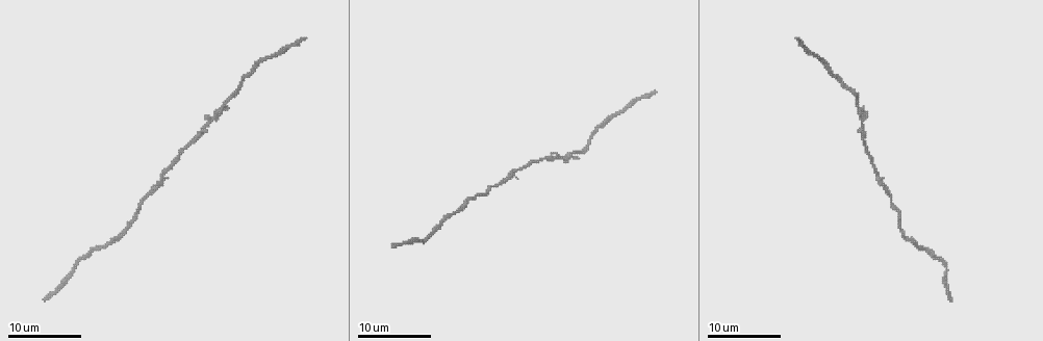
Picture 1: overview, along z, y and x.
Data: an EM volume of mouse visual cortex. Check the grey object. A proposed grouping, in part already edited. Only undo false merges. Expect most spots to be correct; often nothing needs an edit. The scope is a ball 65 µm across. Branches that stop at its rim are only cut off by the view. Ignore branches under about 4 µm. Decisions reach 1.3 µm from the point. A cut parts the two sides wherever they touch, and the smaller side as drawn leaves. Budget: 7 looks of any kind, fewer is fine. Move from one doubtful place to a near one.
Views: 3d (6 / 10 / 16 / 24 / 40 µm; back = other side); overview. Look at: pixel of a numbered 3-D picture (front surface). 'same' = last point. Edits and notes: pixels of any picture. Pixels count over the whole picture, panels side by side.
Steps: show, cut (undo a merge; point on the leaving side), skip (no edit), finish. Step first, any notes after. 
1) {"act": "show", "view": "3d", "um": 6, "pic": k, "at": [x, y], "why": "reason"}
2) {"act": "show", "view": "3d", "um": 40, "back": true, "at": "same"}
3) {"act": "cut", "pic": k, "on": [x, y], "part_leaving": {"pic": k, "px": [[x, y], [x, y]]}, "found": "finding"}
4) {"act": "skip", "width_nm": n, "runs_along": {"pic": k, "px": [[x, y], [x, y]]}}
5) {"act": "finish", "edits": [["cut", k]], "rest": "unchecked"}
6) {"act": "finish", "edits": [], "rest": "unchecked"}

{"act": "show", "view": "3d", "um": 10, "pic": 1, "at": [542, 161], "why": "calibre changes"}

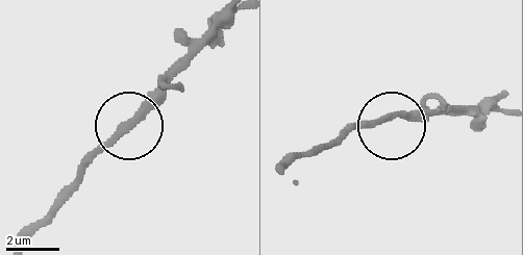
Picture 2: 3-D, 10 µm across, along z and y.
{"act": "show", "view": "3d", "um": 10, "back": true, "pic": 2, "at": [389, 115]}

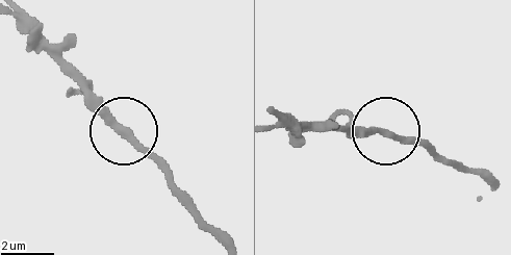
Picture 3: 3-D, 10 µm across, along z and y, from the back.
{"act": "skip", "width_nm": 280, "found": "continuous, no second neuron"}

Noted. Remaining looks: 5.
{"act": "show", "view": "3d", "um": 10, "pic": 1, "at": [860, 111], "why": "thick turns thin"}

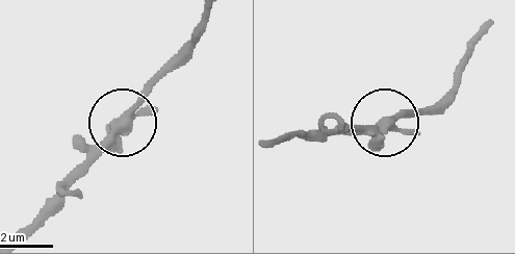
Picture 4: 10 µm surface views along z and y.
{"act": "skip", "arms": 3, "found": "all the same neuron"}

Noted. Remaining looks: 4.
{"act": "show", "view": "3d", "um": 10, "pic": 1, "at": [821, 59], "why": "thick turns thin"}

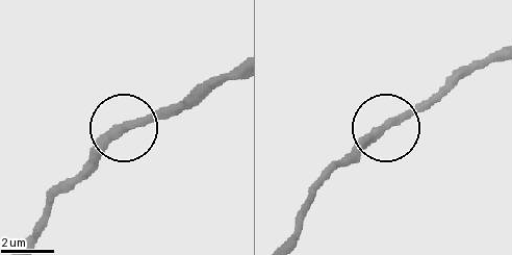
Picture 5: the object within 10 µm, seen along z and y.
{"act": "skip", "width_nm": 330, "runs_along": {"pic": 5, "px": [[32, 237], [48, 204], [114, 136], [186, 98]]}, "found": "continuous, no second neuron"}

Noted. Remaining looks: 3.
{"act": "show", "view": "3d", "um": 10, "pic": 1, "at": [900, 231], "why": "thin neck"}

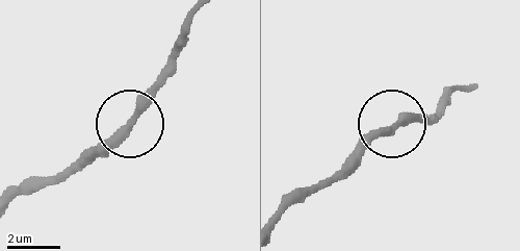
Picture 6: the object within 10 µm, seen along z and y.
{"act": "skip", "runs_along": {"pic": 6, "px": [[200, 10], [166, 84], [81, 170]]}, "found": "continuous, no second neuron"}

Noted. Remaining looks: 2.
{"act": "finish", "edits": [], "rest": "unchecked"}

